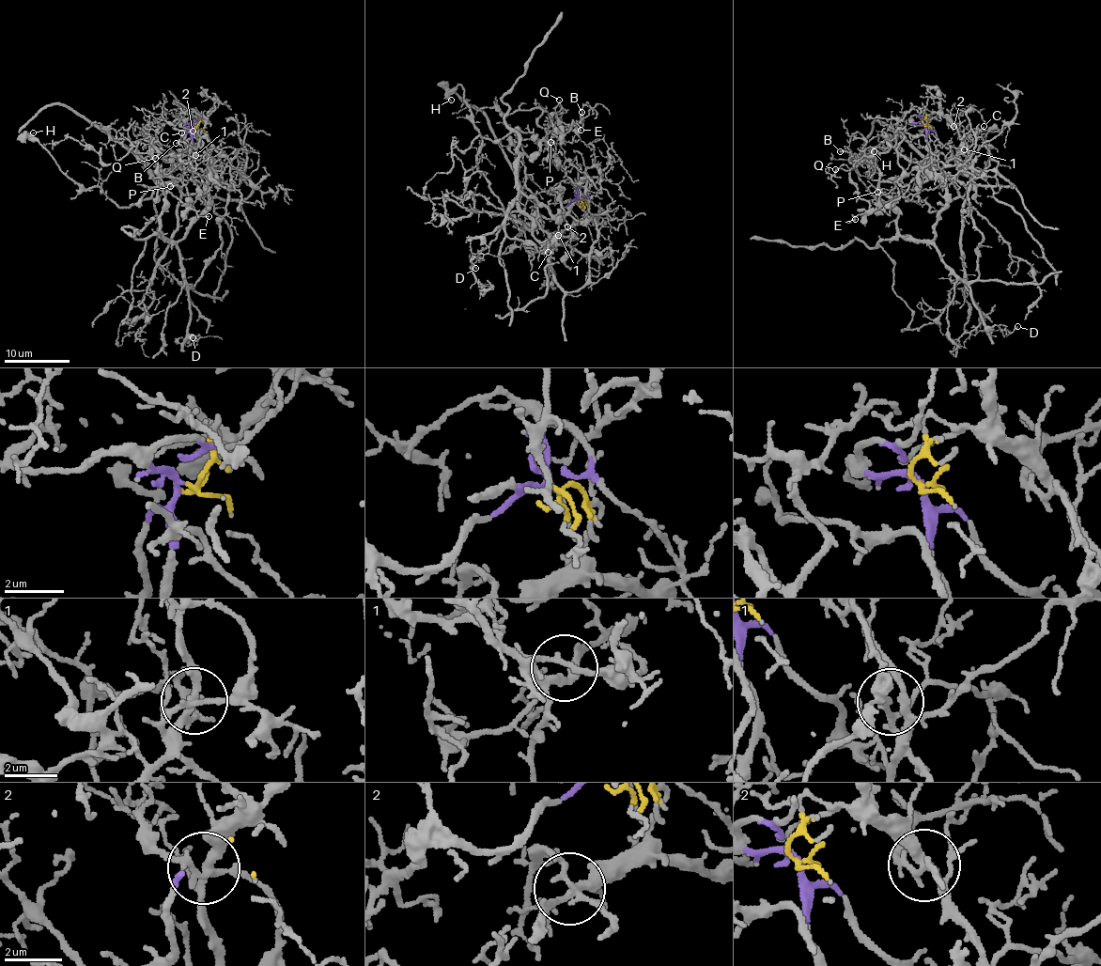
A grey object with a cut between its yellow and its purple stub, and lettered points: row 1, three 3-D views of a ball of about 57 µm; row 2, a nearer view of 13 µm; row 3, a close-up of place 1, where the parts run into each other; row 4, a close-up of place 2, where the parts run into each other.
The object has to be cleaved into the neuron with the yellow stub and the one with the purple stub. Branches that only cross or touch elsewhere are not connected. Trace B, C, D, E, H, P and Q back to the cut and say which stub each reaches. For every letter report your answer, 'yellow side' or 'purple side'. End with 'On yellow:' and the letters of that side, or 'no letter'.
B: purple side
C: purple side
D: purple side
E: purple side
H: yellow side
P: purple side
Q: purple side
On yellow: H

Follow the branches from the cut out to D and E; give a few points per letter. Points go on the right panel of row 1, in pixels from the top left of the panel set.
D: (924, 125), (931, 149), (928, 172), (945, 189), (934, 247), (969, 288), (987, 326), (1011, 332), (1017, 326)
E: (924, 125), (928, 172), (945, 189), (936, 232), (900, 233), (862, 153), (849, 180), (870, 205), (855, 220)

